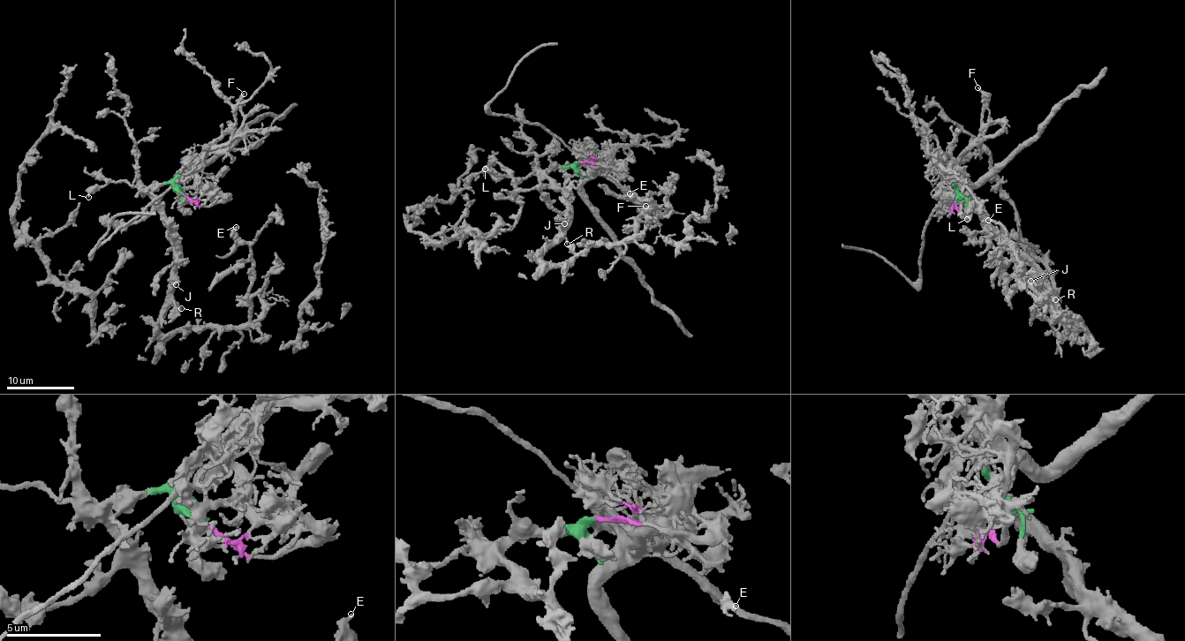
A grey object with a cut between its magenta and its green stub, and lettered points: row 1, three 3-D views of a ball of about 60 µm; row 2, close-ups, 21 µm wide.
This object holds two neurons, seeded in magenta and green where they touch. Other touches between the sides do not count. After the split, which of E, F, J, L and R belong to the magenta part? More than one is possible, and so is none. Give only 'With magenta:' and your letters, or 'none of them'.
With magenta: F

